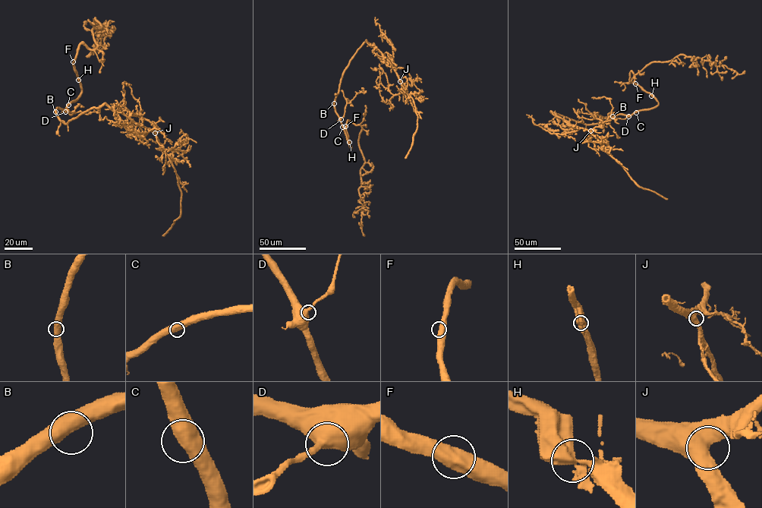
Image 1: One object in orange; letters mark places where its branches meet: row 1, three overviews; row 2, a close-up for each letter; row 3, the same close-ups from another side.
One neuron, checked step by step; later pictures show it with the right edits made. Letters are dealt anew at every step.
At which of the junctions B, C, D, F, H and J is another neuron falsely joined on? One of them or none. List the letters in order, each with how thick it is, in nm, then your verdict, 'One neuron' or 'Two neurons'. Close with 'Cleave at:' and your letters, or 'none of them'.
B: Thickness 550 nm. One neuron
C: Thickness 550 nm. One neuron
D: Thickness 500 nm. One neuron
F: Thickness 550 nm. One neuron
H: Thickness 550 nm. One neuron
J: Thickness 600 nm. One neuron
Cleave at: none of them

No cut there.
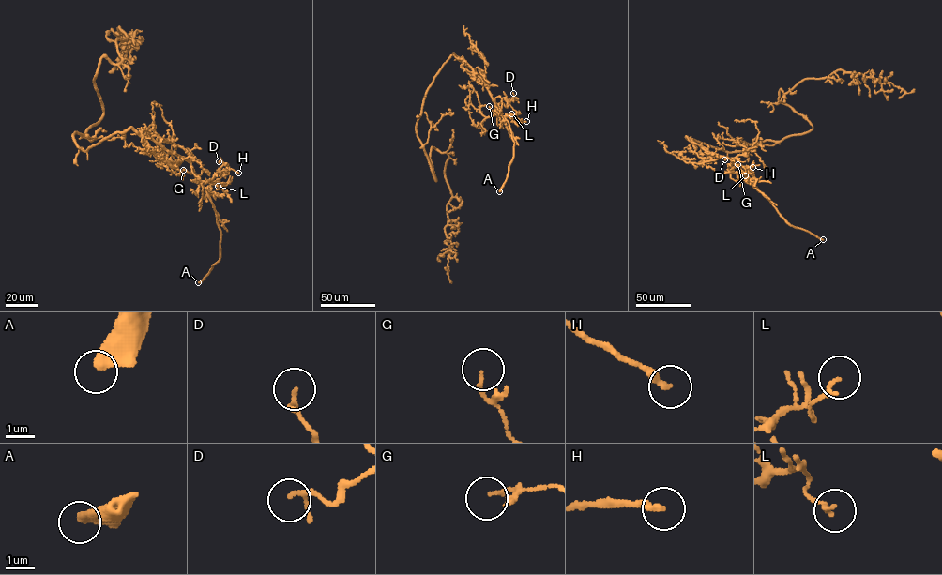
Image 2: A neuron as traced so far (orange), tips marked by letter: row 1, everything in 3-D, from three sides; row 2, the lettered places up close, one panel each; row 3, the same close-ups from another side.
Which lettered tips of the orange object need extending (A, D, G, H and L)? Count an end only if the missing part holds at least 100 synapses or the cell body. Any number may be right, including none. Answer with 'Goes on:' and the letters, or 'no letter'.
Goes on: A

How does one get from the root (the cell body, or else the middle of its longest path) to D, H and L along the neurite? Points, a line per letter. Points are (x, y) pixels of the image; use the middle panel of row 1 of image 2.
D: (416, 127), (427, 88), (453, 54), (476, 73), (493, 101), (499, 96), (515, 99), (513, 93)
H: (416, 127), (427, 88), (453, 54), (476, 73), (502, 115), (526, 121)
L: (416, 127), (427, 88), (453, 54), (463, 60), (483, 83), (499, 113), (503, 116), (511, 113)

